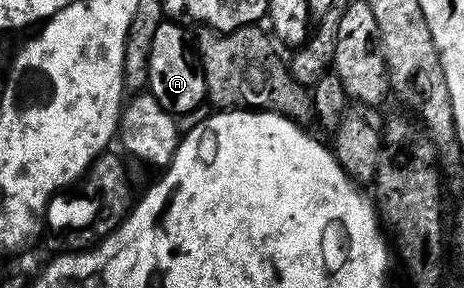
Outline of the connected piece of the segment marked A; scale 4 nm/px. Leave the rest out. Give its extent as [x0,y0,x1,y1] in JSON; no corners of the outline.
[147,19,208,115]

